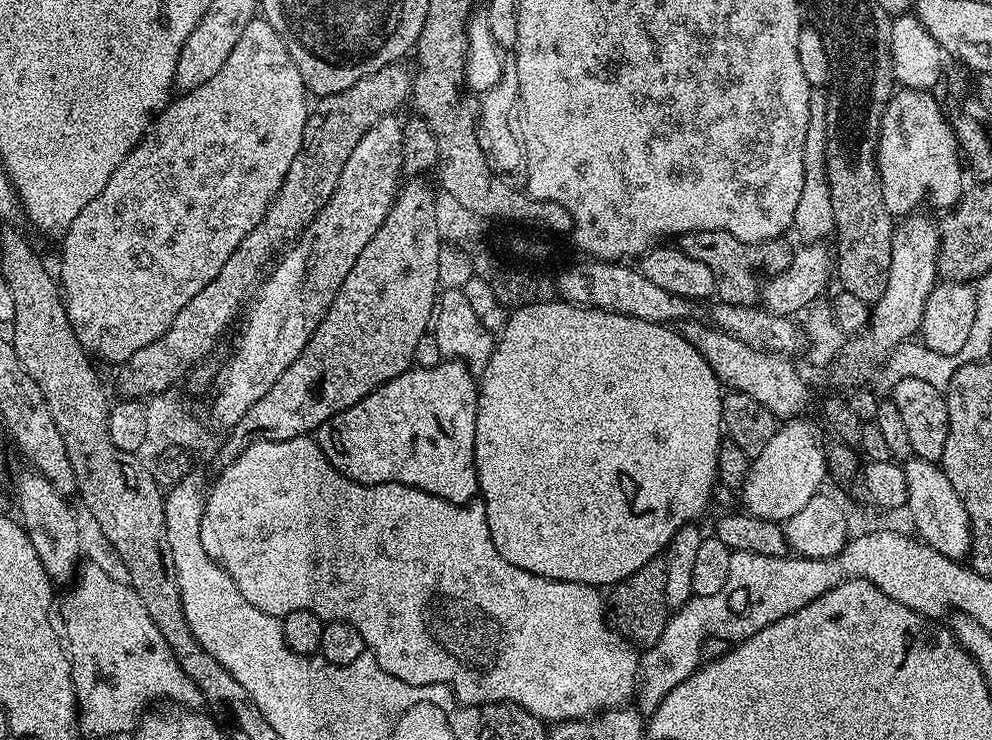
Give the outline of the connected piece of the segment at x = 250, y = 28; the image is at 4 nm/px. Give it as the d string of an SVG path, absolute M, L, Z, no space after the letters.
M253 18L246 26L246 30L242 30L242 38L234 42L234 50L230 50L230 58L222 62L222 70L218 70L214 78L202 82L202 86L177 95L177 100L173 99L153 119L148 131L137 142L130 155L120 163L118 170L114 170L114 174L110 174L110 182L106 182L106 190L102 190L102 194L98 194L94 202L82 206L78 218L74 218L74 222L70 222L70 226L62 234L64 245L60 248L58 283L64 297L64 309L68 321L72 323L72 333L76 336L76 340L84 351L95 357L97 361L100 359L113 366L122 365L135 352L142 350L142 346L150 346L150 342L162 338L174 322L178 310L182 310L182 306L186 306L186 302L190 302L190 298L194 298L194 294L198 294L198 290L202 290L202 286L206 286L206 282L210 282L214 274L222 270L222 266L226 266L226 258L230 258L230 254L238 250L238 242L242 242L242 238L246 238L246 234L250 234L250 230L254 230L254 226L262 222L270 202L279 194L282 182L286 178L286 170L290 170L290 162L294 162L302 146L310 104L303 99L302 74L298 74L298 66L294 66L294 58L290 58L283 42L277 41L276 36L273 35L274 31L274 26L270 26L268 20Z

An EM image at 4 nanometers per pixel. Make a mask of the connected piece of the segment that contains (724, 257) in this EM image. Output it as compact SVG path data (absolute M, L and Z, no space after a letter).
M706 230L705 232L687 232L679 237L678 247L690 254L690 258L698 258L710 269L716 279L716 296L726 303L755 305L761 299L762 289L772 277L787 272L792 261L793 249L784 245L783 239L767 240L761 244L742 242L734 238L734 234L726 234L722 230Z

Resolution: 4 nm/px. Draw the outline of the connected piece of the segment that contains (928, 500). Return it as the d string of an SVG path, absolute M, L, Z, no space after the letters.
M909 458L903 461L902 467L908 491L906 512L912 515L912 524L917 532L915 535L938 550L938 554L957 562L963 561L972 551L972 523L958 490L954 490L939 463Z

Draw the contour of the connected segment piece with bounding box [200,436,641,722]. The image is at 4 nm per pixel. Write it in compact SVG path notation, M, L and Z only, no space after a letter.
M312 436L290 438L286 442L258 442L242 450L242 454L238 454L238 458L234 458L230 466L226 466L226 470L222 470L213 480L216 481L213 484L211 481L207 489L204 513L200 519L202 546L208 557L226 569L230 578L234 578L238 590L242 590L242 598L246 598L250 606L258 606L258 610L281 618L294 610L308 610L324 622L346 622L362 634L365 645L374 653L378 666L382 666L386 674L394 674L394 678L410 686L447 684L465 706L483 706L504 700L508 704L522 706L539 720L559 722L582 720L597 712L627 705L631 701L628 699L637 695L641 653L612 627L606 615L605 597L599 596L596 593L599 591L590 584L547 580L526 570L518 570L518 566L510 566L510 562L498 554L490 538L483 499L455 504L405 484L359 484L341 474L328 461Z

